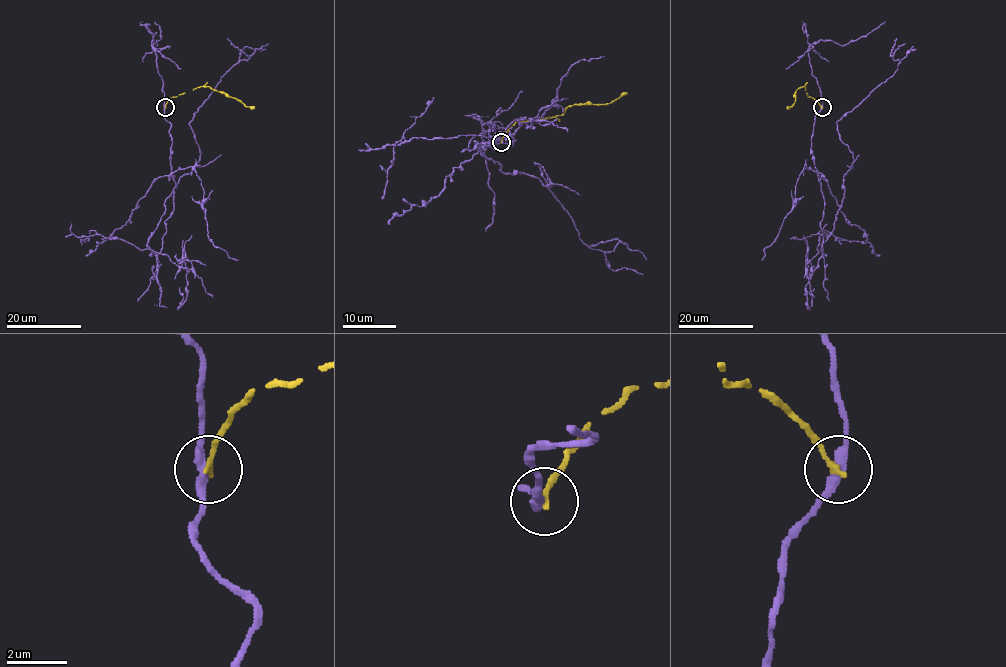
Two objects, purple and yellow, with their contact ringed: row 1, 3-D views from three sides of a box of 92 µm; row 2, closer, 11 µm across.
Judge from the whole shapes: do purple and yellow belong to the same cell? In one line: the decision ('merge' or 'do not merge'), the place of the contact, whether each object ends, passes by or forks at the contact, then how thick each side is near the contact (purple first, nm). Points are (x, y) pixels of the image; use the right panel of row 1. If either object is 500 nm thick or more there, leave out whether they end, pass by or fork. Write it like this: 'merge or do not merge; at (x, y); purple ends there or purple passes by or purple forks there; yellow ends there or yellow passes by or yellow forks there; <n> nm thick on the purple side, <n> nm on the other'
do not merge; at (822, 107); purple passes by; yellow ends there; 280 nm thick on the purple side, 180 nm on the other

